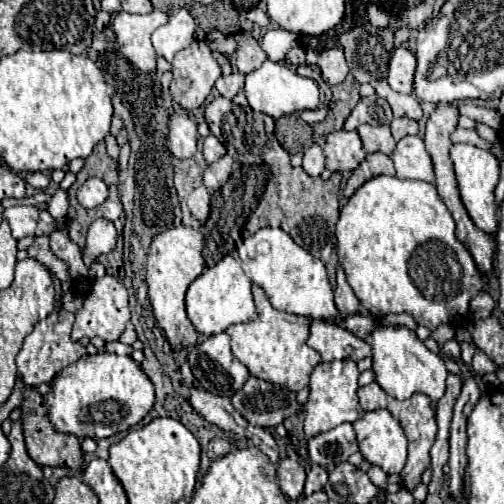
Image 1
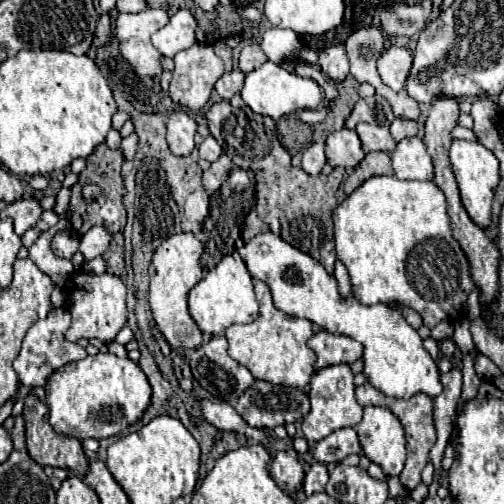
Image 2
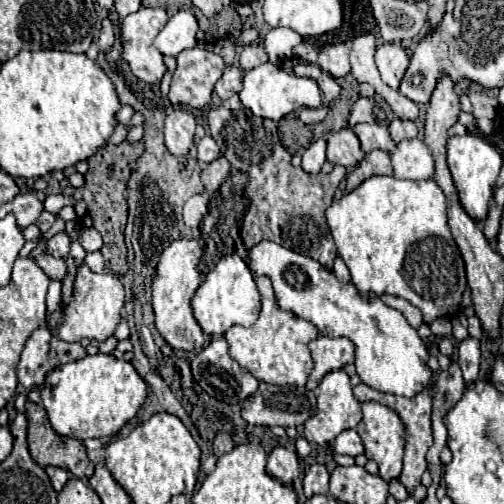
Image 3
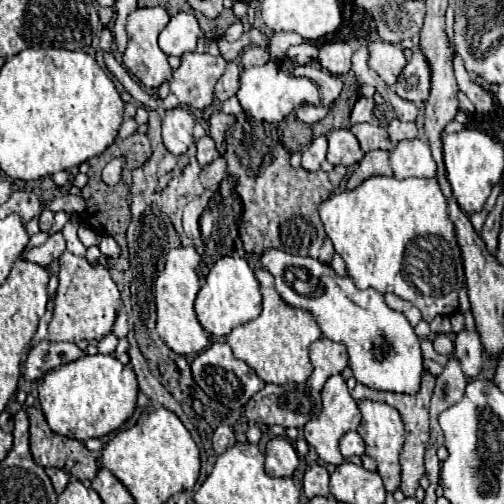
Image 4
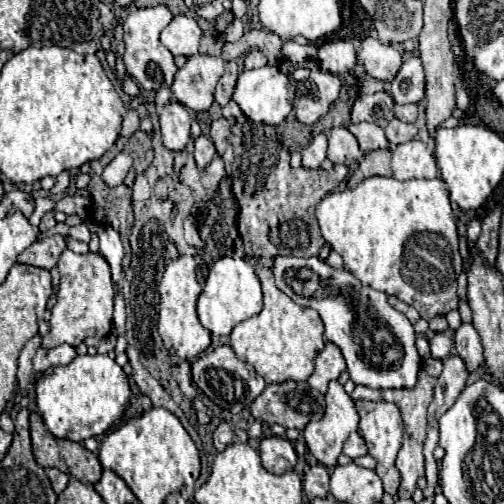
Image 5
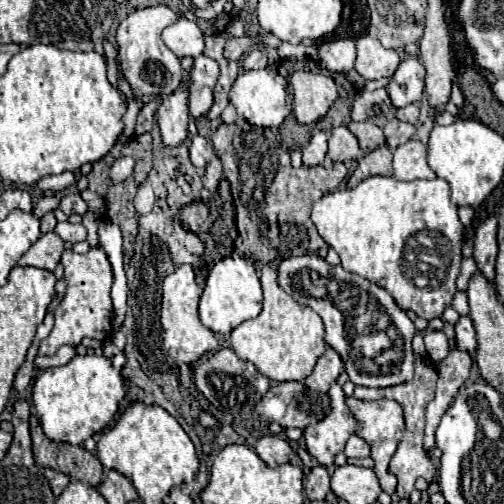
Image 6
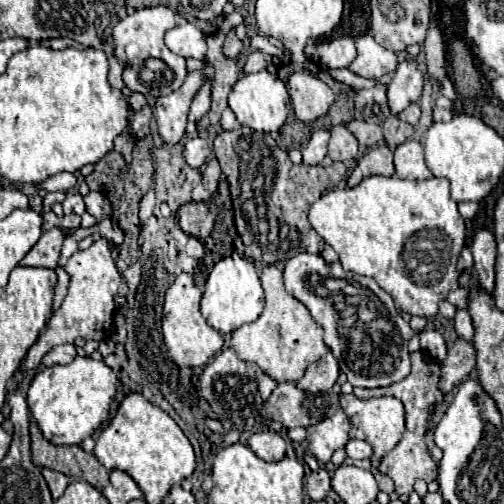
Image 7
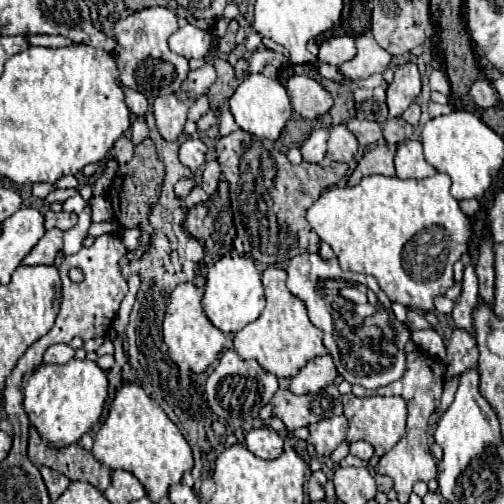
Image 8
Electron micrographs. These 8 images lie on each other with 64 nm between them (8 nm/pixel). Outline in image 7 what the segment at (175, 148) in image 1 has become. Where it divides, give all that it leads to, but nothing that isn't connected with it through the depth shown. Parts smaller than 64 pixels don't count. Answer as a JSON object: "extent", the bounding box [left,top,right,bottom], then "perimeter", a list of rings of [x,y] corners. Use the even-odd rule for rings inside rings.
{"extent":[154,70,214,144],"perimeter":[[[196,70],[186,76],[186,82],[172,94],[160,96],[156,100],[154,118],[158,122],[158,132],[166,144],[176,144],[186,132],[186,116],[192,98],[206,80],[214,78],[214,70]]]}

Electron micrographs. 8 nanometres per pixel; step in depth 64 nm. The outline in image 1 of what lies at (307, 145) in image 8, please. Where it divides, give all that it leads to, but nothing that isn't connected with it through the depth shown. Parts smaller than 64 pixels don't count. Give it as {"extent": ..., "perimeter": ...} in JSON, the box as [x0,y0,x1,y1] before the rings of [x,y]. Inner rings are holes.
{"extent":[302,144,324,176],"perimeter":[[[318,144],[310,146],[306,152],[304,152],[304,162],[302,162],[302,168],[310,174],[310,176],[320,176],[322,170],[324,170],[324,152]]]}

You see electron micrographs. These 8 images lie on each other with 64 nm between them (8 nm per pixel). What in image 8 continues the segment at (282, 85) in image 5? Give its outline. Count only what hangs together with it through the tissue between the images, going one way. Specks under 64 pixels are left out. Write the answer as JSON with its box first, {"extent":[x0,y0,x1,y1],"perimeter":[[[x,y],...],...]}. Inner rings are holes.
{"extent":[230,74,292,140],"perimeter":[[[248,74],[230,96],[230,112],[244,132],[258,136],[260,140],[278,140],[282,128],[292,116],[292,106],[286,88],[278,80],[266,78],[264,74]]]}

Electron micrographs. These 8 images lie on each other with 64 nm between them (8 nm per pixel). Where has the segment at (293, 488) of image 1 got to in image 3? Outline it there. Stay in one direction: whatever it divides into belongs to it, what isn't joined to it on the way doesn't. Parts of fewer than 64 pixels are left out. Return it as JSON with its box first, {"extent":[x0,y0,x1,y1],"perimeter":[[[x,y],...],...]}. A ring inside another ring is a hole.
{"extent":[266,446,300,484],"perimeter":[[[276,446],[268,456],[266,468],[272,478],[280,480],[282,484],[292,484],[294,478],[298,478],[298,474],[300,474],[298,454],[284,446]]]}

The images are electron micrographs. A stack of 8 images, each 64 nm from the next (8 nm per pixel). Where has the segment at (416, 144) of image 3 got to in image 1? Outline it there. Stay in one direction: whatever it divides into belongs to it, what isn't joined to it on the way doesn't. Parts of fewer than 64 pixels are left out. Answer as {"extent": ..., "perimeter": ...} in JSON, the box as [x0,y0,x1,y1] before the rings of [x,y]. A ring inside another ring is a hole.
{"extent":[392,136,434,182],"perimeter":[[[420,136],[402,138],[392,154],[392,160],[394,160],[398,178],[414,178],[414,180],[424,180],[424,182],[434,182],[432,160],[430,160]]]}

